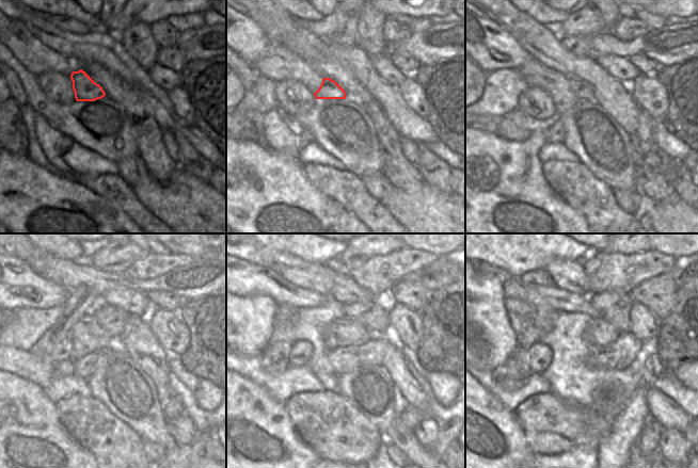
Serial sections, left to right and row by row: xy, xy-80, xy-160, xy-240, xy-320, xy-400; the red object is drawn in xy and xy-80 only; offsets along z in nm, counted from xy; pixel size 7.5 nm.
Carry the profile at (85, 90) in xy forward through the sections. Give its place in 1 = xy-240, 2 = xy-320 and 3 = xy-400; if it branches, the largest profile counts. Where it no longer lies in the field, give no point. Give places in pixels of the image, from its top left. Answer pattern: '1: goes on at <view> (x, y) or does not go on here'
1: goes on at xy-240 (112, 319)
2: goes on at xy-320 (374, 315)
3: goes on at xy-400 (614, 307)

